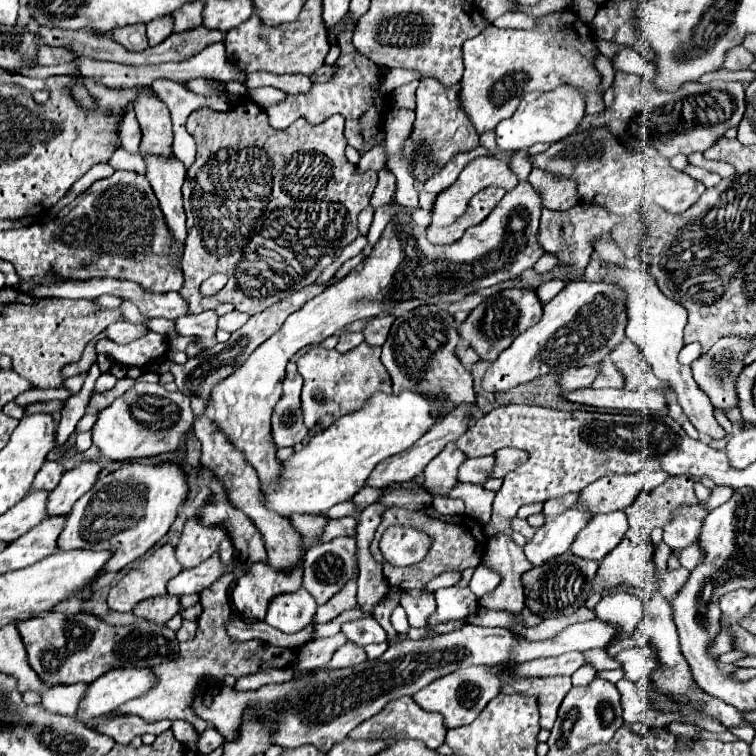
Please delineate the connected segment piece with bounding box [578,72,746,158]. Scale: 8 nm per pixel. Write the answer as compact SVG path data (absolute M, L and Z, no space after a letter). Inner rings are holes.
M616 72L612 82L612 108L596 116L584 116L578 130L606 126L622 146L628 146L628 150L640 152L652 146L664 158L672 158L676 154L688 156L692 152L706 152L726 134L728 128L738 126L744 116L744 88L740 82L690 82L674 94L656 90L644 92L640 90L640 84L640 76Z

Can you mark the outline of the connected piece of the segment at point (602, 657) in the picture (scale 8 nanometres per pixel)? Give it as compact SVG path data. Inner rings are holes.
M606 648L584 652L587 662L598 671L620 669L621 665L607 653Z

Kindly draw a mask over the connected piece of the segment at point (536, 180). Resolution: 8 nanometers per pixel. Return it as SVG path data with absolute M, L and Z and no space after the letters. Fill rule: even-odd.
M532 168L528 182L536 186L536 190L542 194L544 206L552 210L568 210L576 204L580 204L578 190L576 190L576 180L570 178L560 178L554 176L546 170Z

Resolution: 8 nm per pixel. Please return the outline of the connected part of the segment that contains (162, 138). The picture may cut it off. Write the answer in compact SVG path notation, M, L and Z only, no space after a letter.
M142 92L134 102L134 112L142 130L140 154L142 156L164 156L172 158L172 122L166 104L152 92Z

